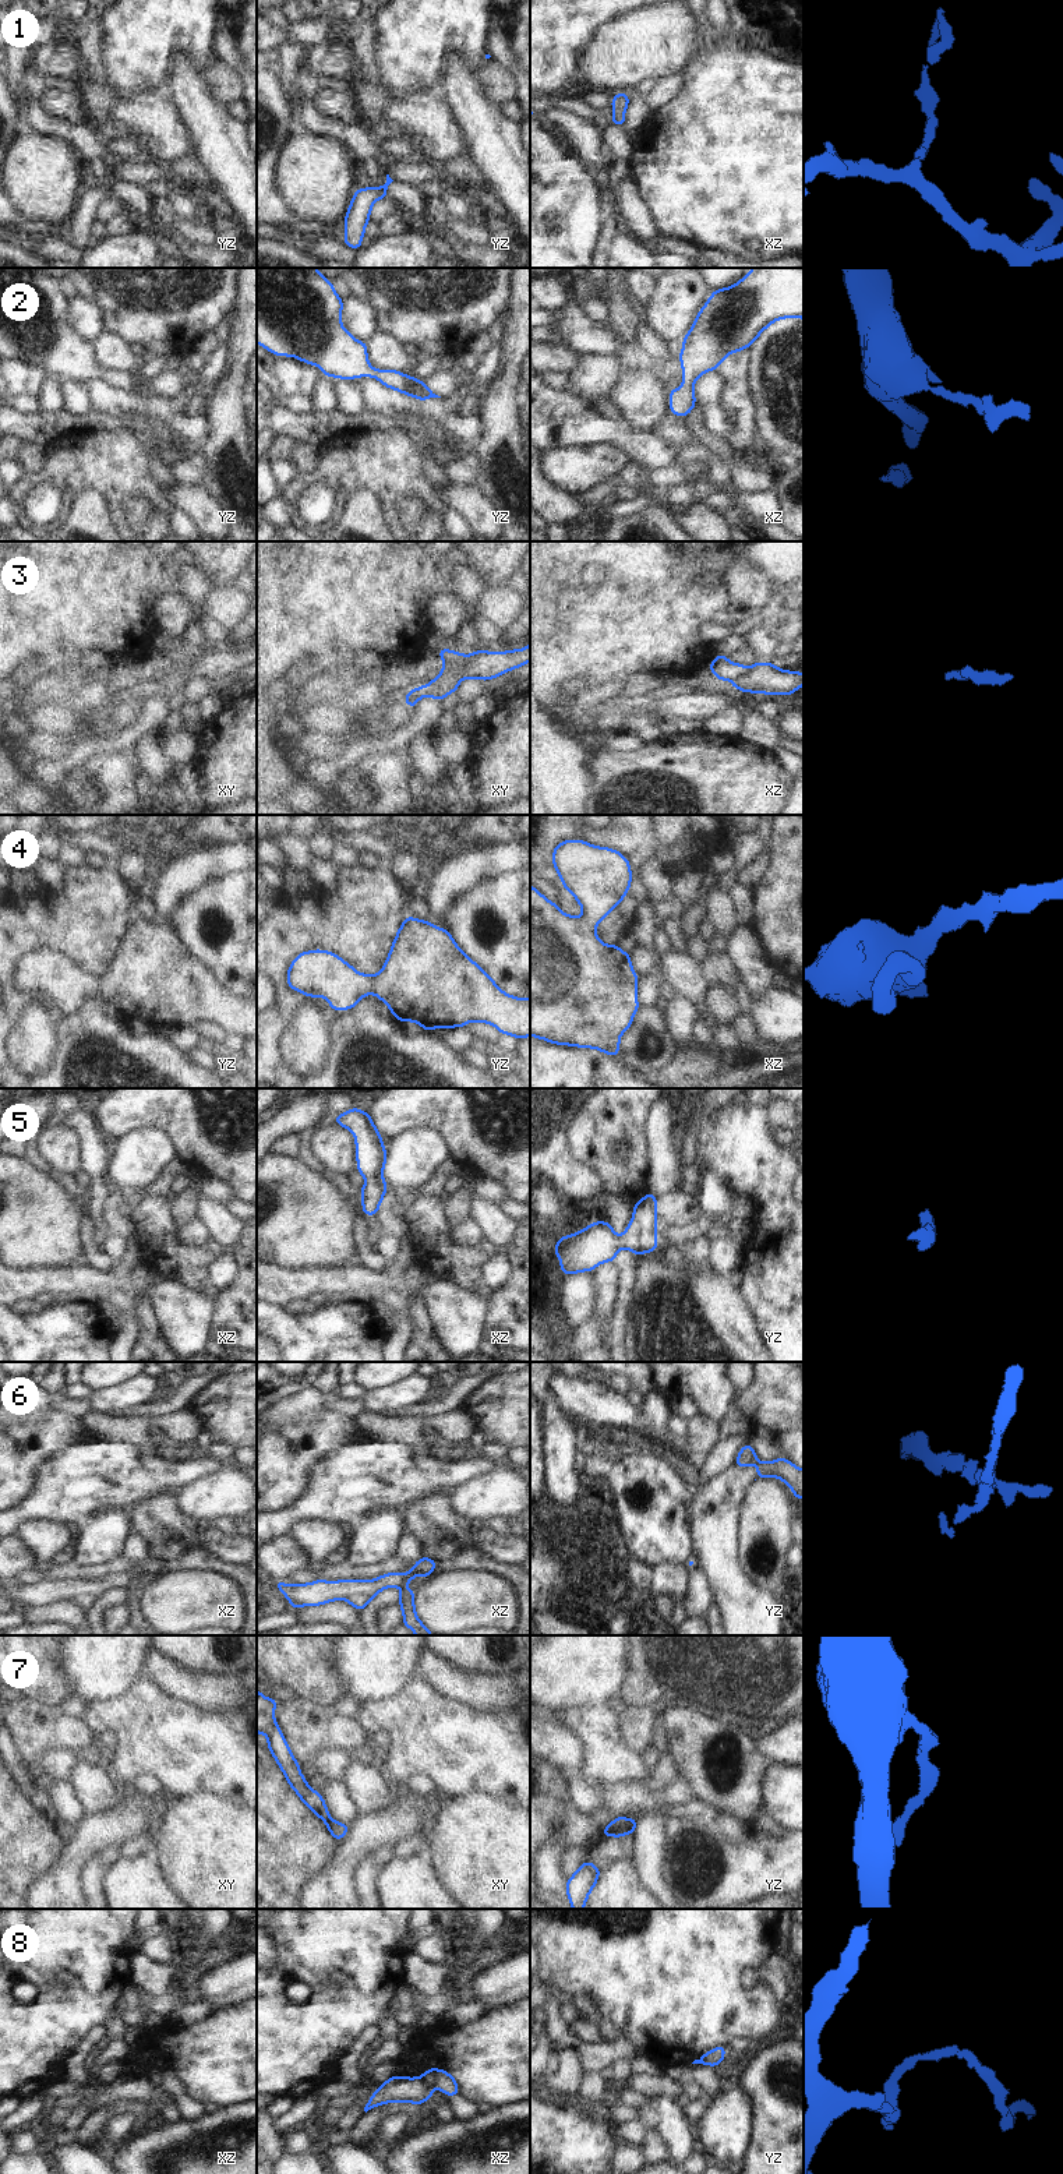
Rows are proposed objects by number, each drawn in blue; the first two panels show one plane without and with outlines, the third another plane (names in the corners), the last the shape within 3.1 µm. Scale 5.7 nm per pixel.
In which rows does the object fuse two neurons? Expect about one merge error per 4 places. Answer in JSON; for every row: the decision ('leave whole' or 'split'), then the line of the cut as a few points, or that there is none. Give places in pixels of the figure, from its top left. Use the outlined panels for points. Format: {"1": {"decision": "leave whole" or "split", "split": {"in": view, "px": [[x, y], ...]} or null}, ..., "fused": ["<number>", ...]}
{"1": {"decision": "leave whole", "split": null}, "2": {"decision": "leave whole", "split": null}, "3": {"decision": "split", "split": {"in": "xy", "px": [[469, 656], [461, 669], [462, 677]]}}, "4": {"decision": "leave whole", "split": null}, "5": {"decision": "leave whole", "split": null}, "6": {"decision": "split", "split": {"in": "xz", "px": [[403, 1584], [401, 1587]]}}, "7": {"decision": "split", "split": {"in": "xy", "px": [[331, 1818], [327, 1824]]}}, "8": {"decision": "split", "split": {"in": "xz", "px": [[421, 2077], [431, 2086]]}}, "fused": ["3", "6", "7", "8"]}

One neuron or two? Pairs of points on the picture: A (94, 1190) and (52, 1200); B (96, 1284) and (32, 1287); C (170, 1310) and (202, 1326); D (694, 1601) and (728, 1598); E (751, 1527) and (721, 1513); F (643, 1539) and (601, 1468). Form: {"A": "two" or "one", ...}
{"A": "two", "B": "one", "C": "one", "D": "two", "E": "two", "F": "two"}

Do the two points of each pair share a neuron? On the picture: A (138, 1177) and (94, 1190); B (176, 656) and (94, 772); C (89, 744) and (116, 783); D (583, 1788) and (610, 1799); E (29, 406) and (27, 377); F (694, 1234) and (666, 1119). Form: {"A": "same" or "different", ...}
{"A": "different", "B": "different", "C": "different", "D": "same", "E": "same", "F": "same"}

